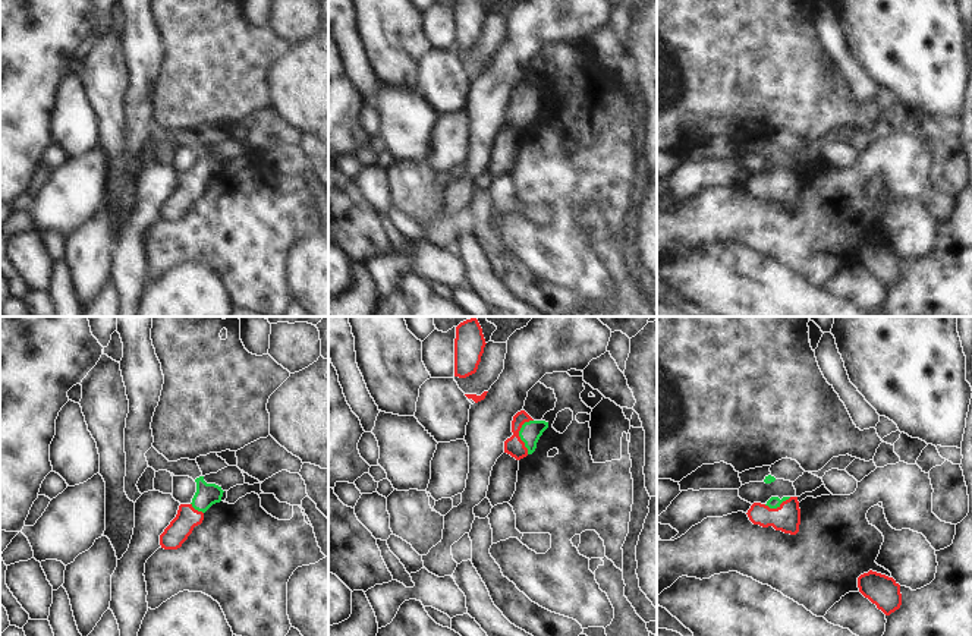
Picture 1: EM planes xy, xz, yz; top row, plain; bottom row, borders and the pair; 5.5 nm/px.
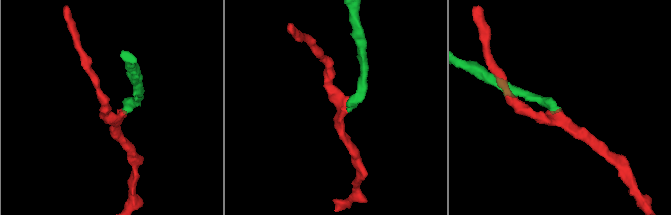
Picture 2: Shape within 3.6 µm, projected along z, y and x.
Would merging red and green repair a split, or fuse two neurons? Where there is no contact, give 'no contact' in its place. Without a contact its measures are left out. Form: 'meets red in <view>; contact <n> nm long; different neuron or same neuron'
meets red in xz; contact 190 nm long; same neuron

